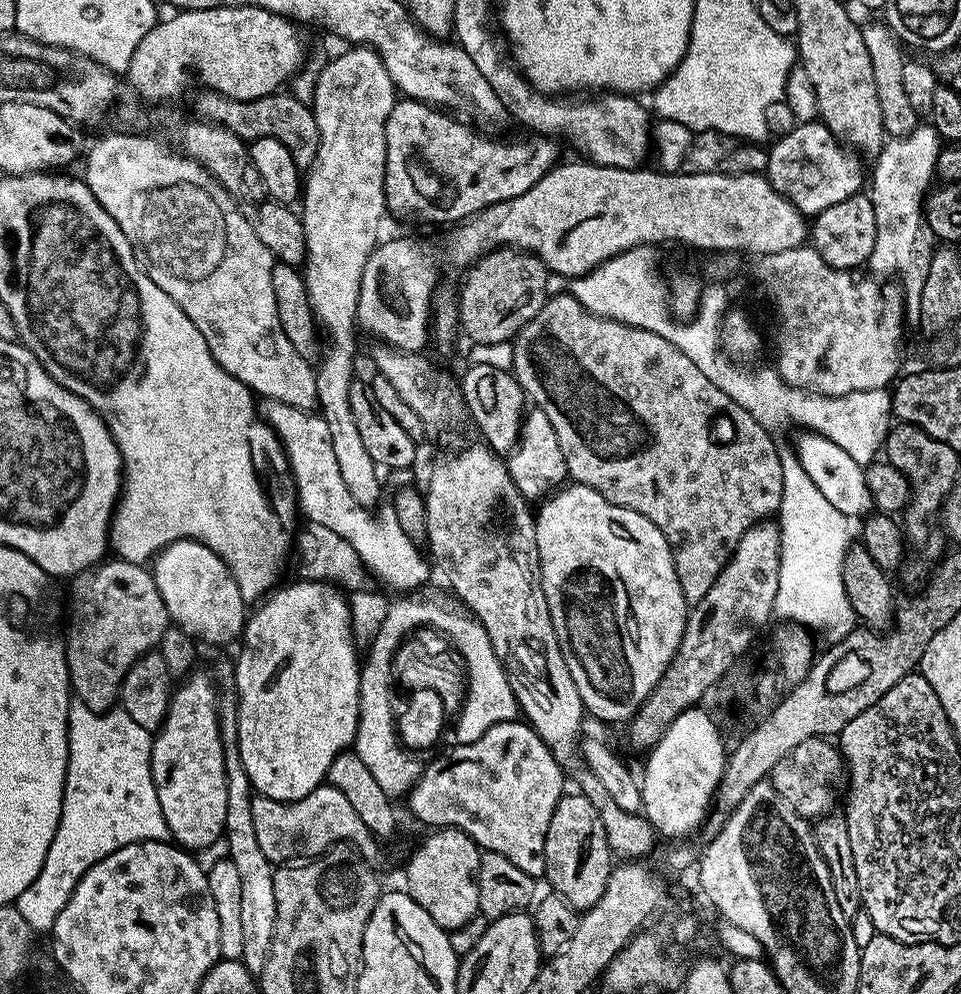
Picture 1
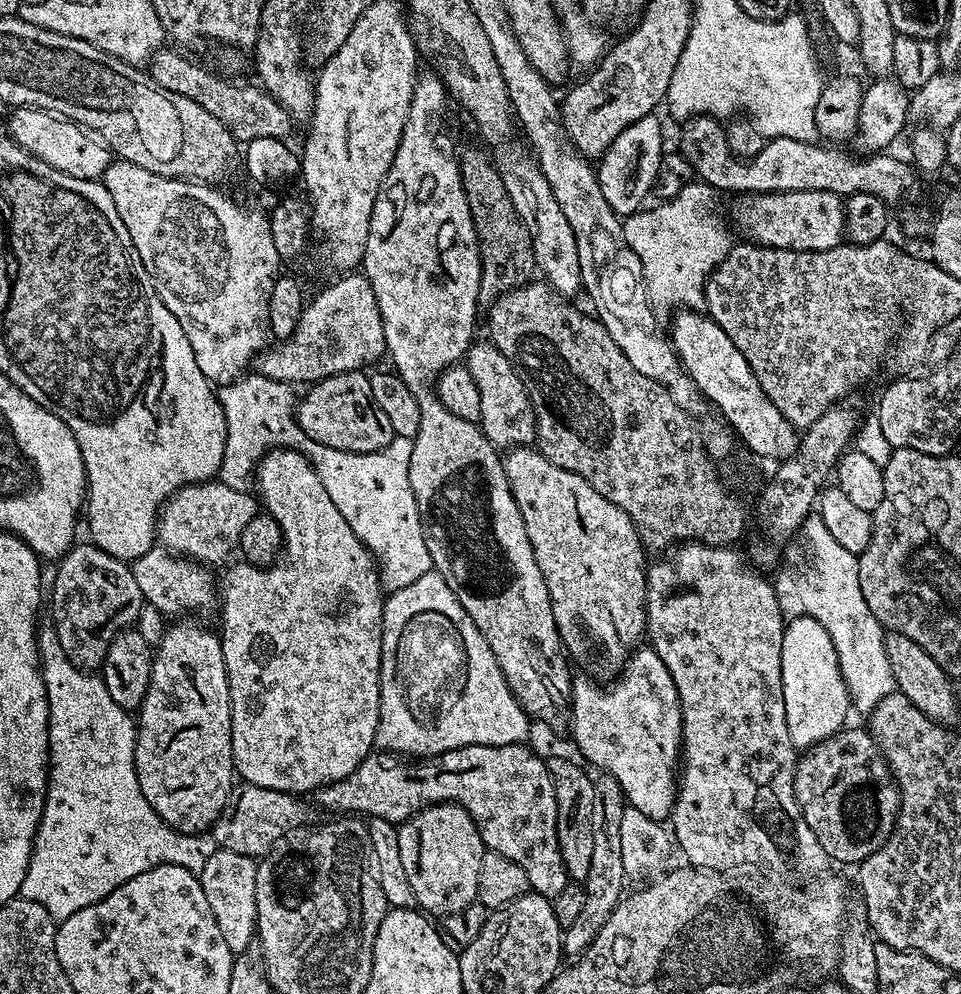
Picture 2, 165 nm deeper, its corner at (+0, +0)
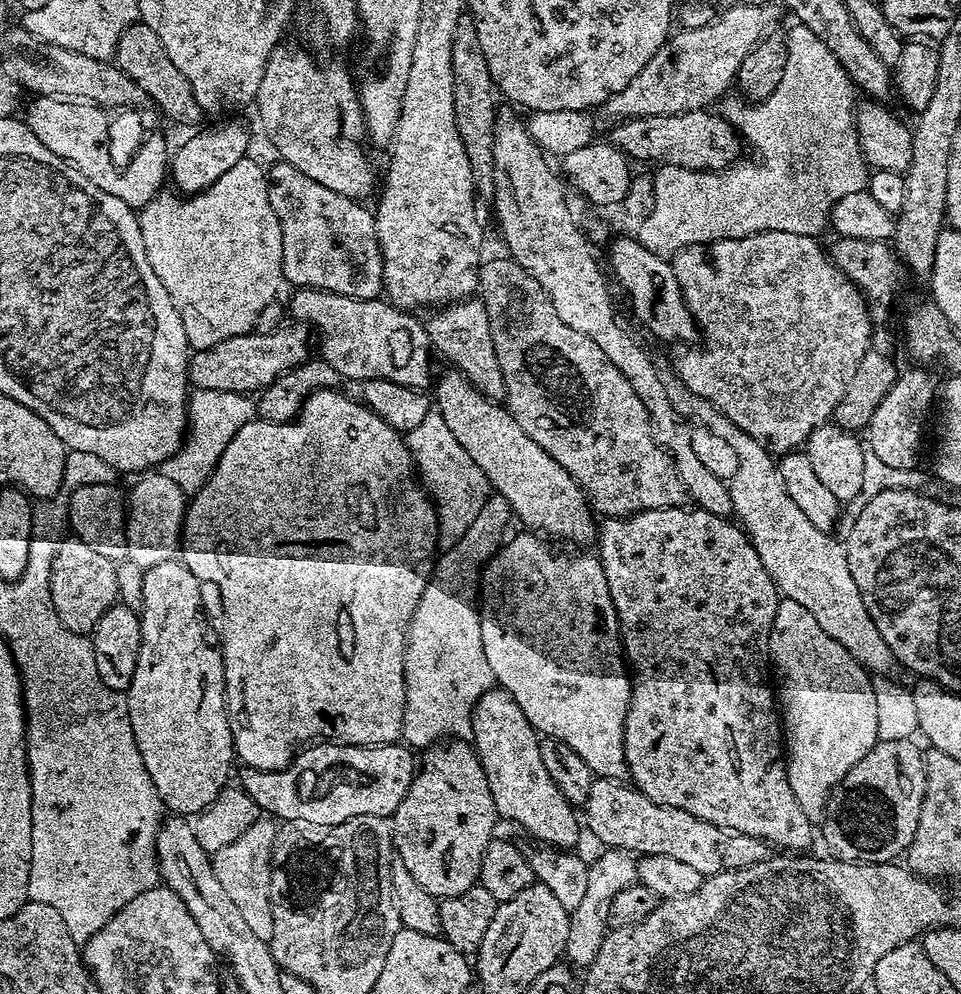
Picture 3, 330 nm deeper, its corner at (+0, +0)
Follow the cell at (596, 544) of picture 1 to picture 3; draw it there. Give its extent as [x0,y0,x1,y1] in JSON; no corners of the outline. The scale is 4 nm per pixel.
[434,370,598,544]

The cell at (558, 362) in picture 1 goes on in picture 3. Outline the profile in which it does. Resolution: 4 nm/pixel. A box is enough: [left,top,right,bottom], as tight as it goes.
[478,258,686,518]

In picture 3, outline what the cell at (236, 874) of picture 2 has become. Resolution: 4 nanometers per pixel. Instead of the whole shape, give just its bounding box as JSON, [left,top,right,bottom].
[210,818,277,941]

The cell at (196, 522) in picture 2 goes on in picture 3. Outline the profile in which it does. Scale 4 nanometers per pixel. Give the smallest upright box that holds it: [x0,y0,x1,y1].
[126,472,188,570]

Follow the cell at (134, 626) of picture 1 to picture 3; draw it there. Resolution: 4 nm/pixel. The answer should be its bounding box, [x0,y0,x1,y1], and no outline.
[50,538,117,634]

